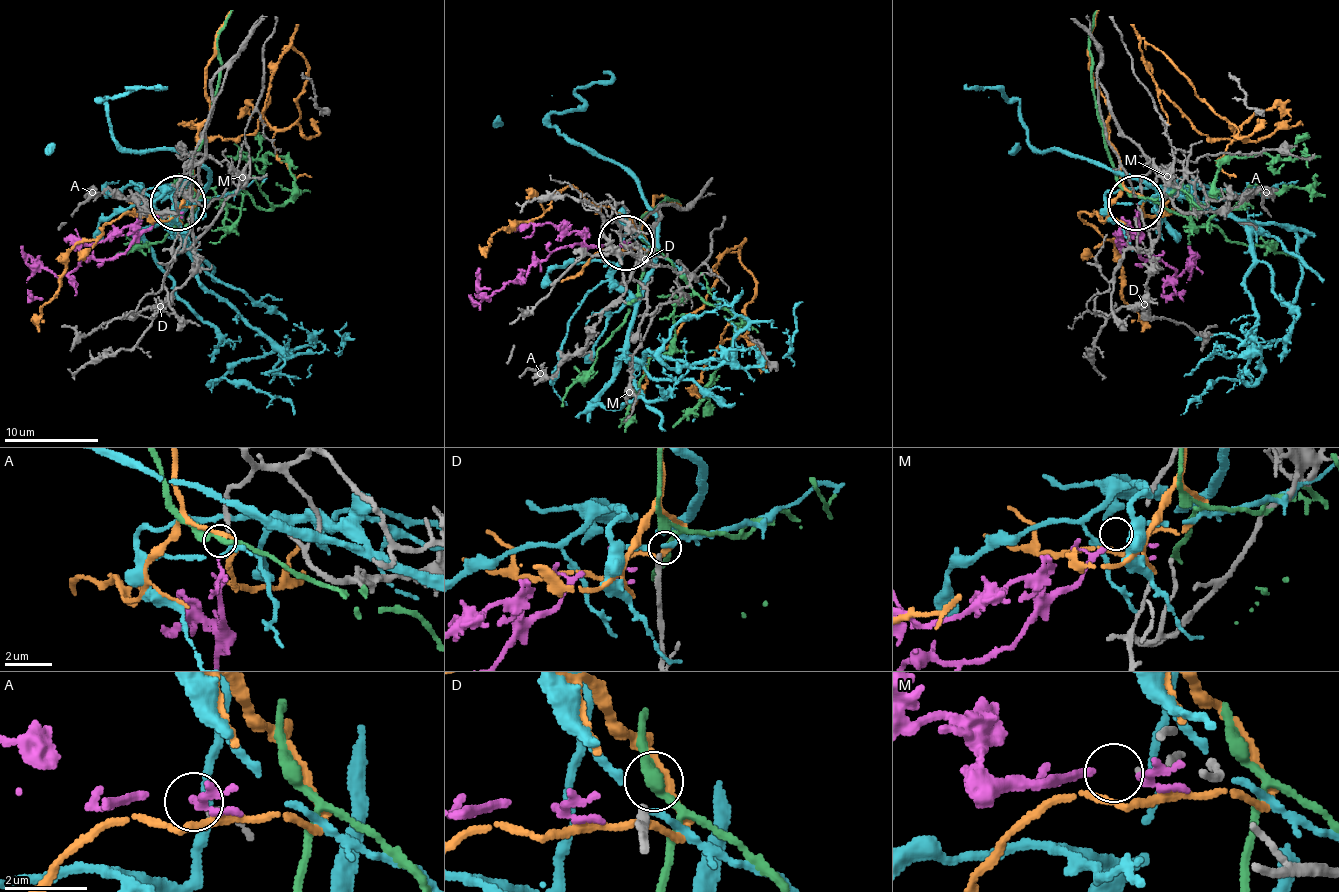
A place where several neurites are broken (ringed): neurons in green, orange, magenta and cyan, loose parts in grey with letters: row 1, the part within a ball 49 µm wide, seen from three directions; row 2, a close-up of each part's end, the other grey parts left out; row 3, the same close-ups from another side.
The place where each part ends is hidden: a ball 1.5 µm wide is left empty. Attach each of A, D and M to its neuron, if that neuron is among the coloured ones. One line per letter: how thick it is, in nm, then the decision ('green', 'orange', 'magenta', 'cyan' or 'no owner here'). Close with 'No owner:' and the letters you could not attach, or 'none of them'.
A: calibre 160 nm; magenta
D: calibre 170 nm; green
M: calibre 40 nm; no owner here
No owner: M

